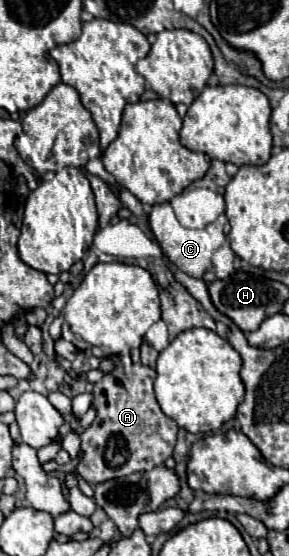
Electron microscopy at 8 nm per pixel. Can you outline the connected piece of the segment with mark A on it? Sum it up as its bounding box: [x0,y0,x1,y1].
[76,363,176,485]

